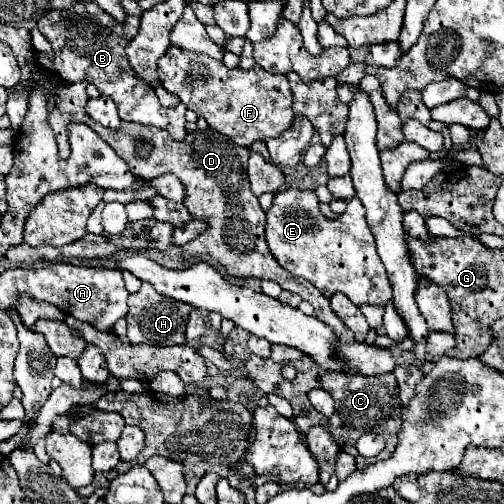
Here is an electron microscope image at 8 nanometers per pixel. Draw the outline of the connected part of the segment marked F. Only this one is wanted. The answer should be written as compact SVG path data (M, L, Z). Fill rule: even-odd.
M170 46L158 60L158 76L168 92L176 94L182 104L202 116L212 130L228 136L238 146L250 148L256 140L278 138L292 128L296 118L292 112L292 90L288 78L284 74L266 72L260 66L252 66L250 70L230 70L222 60L196 56L194 52Z

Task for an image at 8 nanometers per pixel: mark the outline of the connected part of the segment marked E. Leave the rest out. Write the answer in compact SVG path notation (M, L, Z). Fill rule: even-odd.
M282 190L276 194L274 206L266 212L266 240L282 268L312 282L326 298L334 292L342 292L356 306L386 306L388 300L392 300L392 286L376 252L374 234L368 228L364 206L358 198L348 200L346 212L340 218L330 220L318 210L318 198L312 190Z

